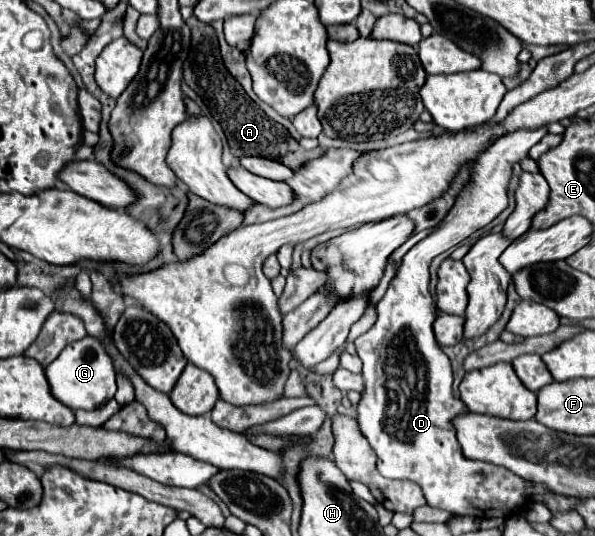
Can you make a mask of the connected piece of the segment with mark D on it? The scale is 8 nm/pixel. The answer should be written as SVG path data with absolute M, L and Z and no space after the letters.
M545 128L517 130L515 134L499 138L479 156L479 162L473 162L469 186L459 192L453 210L449 210L443 222L401 258L397 276L391 280L385 296L375 304L375 324L355 340L365 378L365 394L357 406L359 424L377 454L377 470L389 480L419 484L429 506L457 516L473 516L479 520L507 518L519 514L525 502L539 494L545 496L549 510L573 510L579 500L553 494L545 486L527 482L507 468L463 456L453 430L453 416L467 412L467 406L453 396L451 362L433 334L437 306L429 294L431 260L487 226L507 208L507 186L513 164L527 158L529 148L545 134Z

